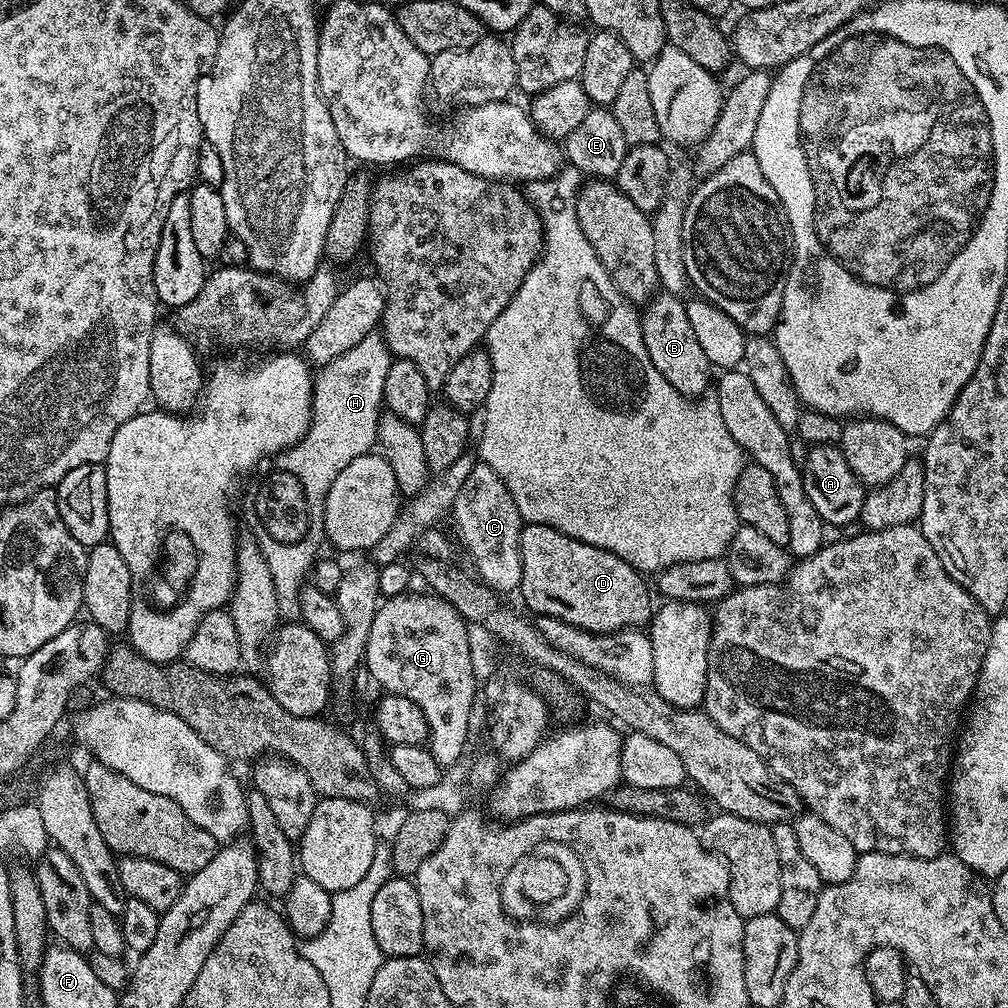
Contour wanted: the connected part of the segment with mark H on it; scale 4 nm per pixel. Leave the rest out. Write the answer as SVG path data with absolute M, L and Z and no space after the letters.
M372 333L334 362L323 365L315 375L311 425L303 439L276 460L281 471L294 474L302 484L311 525L321 523L326 494L338 474L354 458L369 453L375 447L377 422L384 408L386 375L393 359L383 337Z

